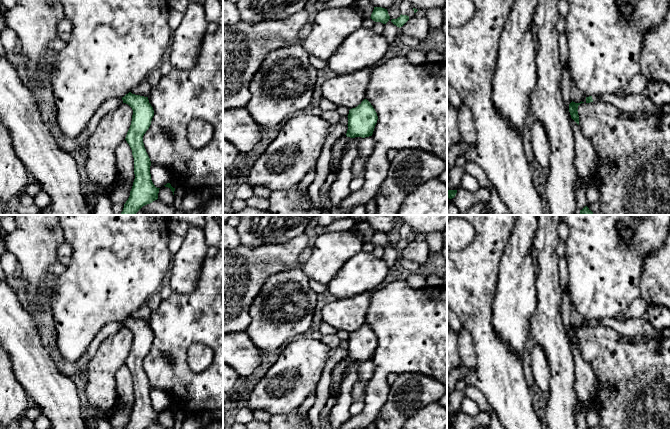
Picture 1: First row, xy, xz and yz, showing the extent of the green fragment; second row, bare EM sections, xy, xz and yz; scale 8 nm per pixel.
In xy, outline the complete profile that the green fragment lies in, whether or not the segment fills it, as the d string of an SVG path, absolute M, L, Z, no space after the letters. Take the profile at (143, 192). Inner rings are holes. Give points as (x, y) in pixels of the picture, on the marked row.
M129 92L122 97L122 100L133 110L131 125L125 140L132 150L135 179L130 196L120 215L135 215L143 206L158 199L160 189L151 180L151 161L143 143L143 136L151 125L154 110L148 97Z

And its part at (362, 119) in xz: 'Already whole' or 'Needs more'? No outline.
Already whole

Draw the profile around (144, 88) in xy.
M147 80L142 81L139 85L131 90L132 94L148 97L151 92L151 85Z

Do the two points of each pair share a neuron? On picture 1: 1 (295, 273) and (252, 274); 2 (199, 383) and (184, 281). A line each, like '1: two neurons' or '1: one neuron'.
1: two neurons
2: two neurons

